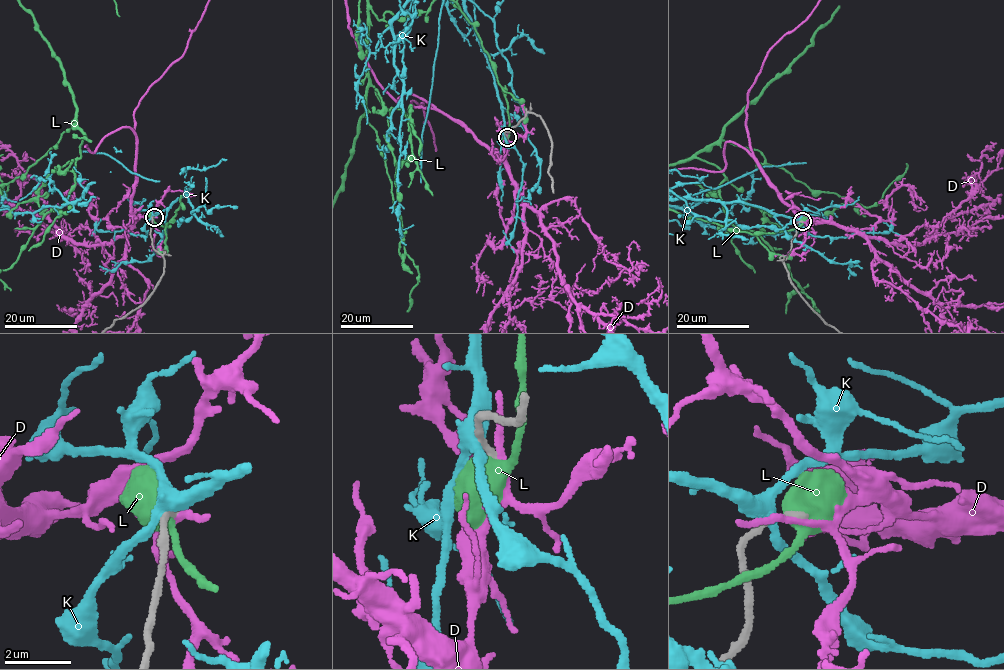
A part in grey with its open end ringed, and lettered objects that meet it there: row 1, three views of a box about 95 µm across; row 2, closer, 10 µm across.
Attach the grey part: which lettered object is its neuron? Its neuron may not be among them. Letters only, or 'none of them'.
none of them

